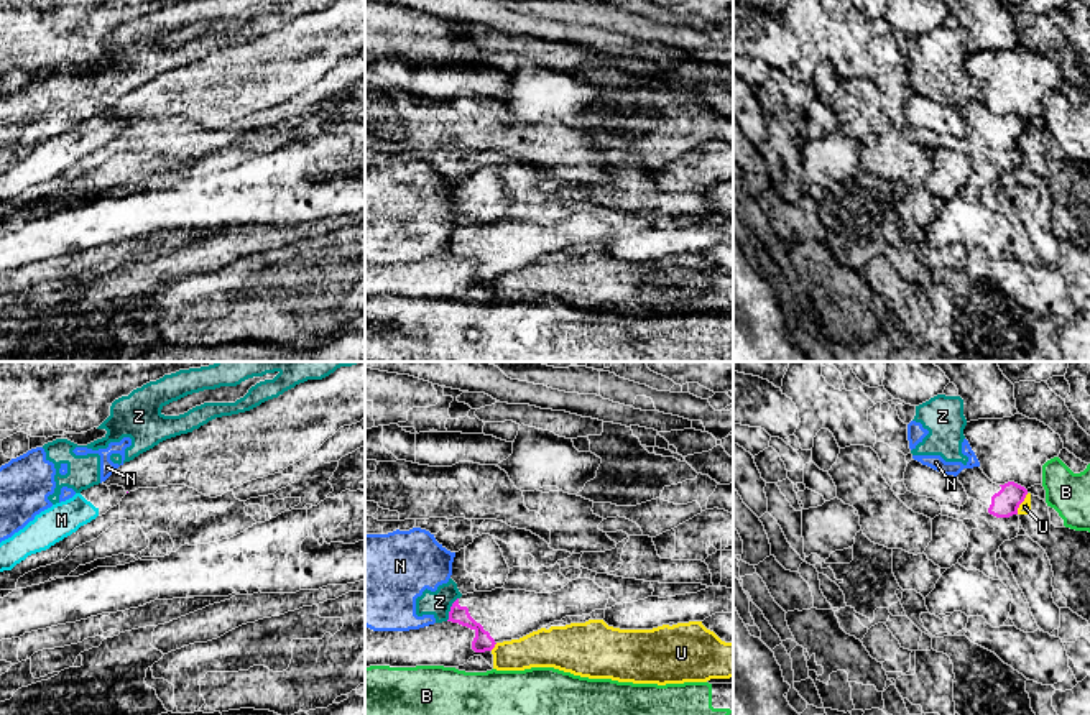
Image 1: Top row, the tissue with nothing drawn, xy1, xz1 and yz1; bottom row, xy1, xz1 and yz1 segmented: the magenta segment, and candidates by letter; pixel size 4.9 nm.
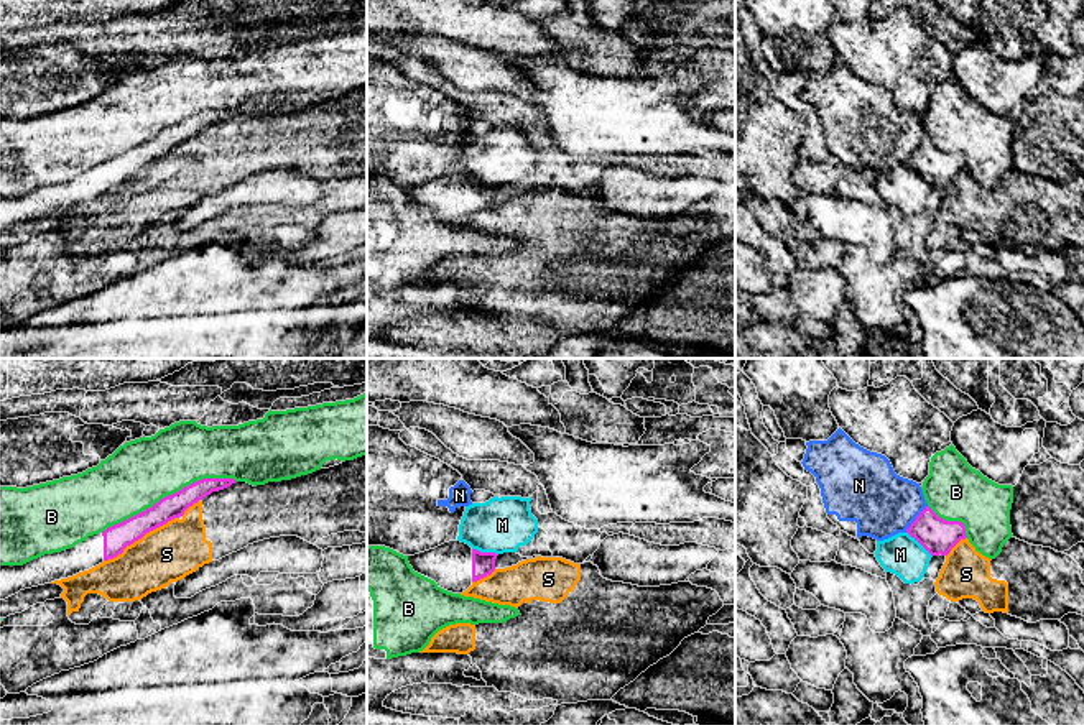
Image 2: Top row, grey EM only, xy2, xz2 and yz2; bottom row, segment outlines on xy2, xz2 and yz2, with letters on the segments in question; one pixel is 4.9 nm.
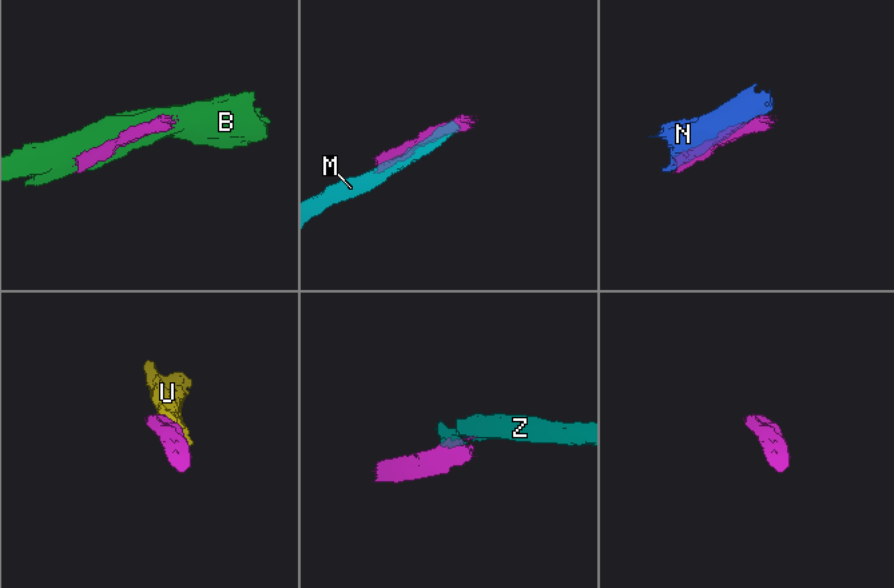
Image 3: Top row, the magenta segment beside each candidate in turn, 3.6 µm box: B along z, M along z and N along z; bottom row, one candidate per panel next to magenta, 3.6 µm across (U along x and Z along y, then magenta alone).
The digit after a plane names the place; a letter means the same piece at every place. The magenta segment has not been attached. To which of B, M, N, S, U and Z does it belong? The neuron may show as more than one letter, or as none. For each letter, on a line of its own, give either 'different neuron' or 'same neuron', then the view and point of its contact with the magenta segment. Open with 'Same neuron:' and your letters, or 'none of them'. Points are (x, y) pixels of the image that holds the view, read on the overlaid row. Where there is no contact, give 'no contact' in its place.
Same neuron: none of them
B: different neuron; meets magenta in xy2 at (168, 495)
M: different neuron; meets magenta in xz2 at (486, 553)
N: different neuron; meets magenta in yz2 at (917, 518)
S: different neuron; meets magenta in xy2 at (140, 538)
U: different neuron; meets magenta in yz1 at (1021, 502)
Z: different neuron; meets magenta in xz1 at (451, 608)

